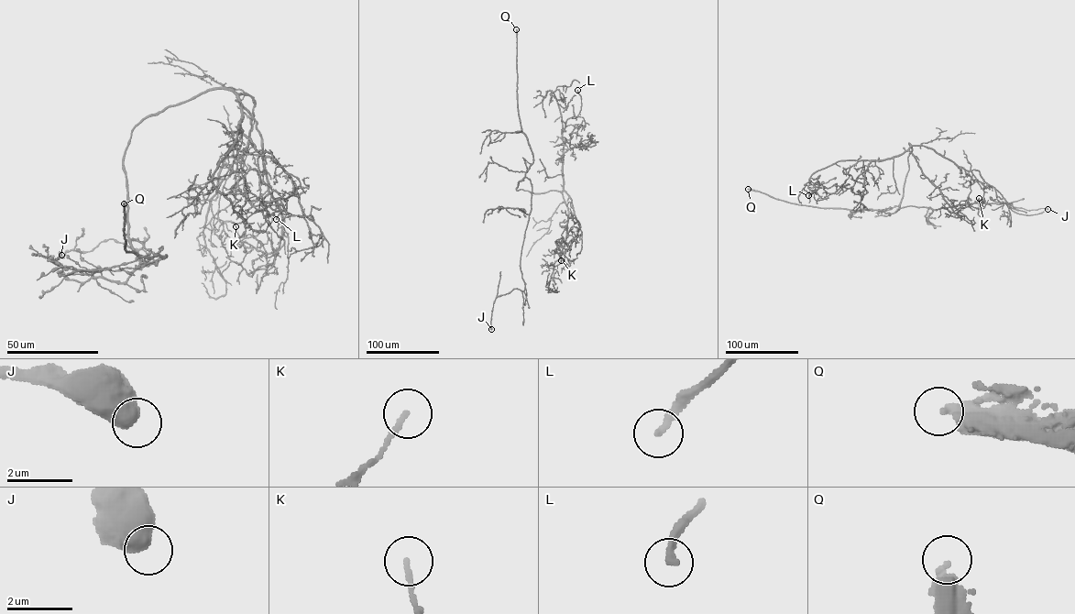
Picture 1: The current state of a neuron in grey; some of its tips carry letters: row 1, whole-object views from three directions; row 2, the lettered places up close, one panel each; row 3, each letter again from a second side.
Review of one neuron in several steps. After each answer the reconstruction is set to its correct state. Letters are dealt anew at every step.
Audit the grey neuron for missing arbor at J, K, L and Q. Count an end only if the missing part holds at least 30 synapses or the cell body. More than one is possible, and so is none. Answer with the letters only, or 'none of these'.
Q

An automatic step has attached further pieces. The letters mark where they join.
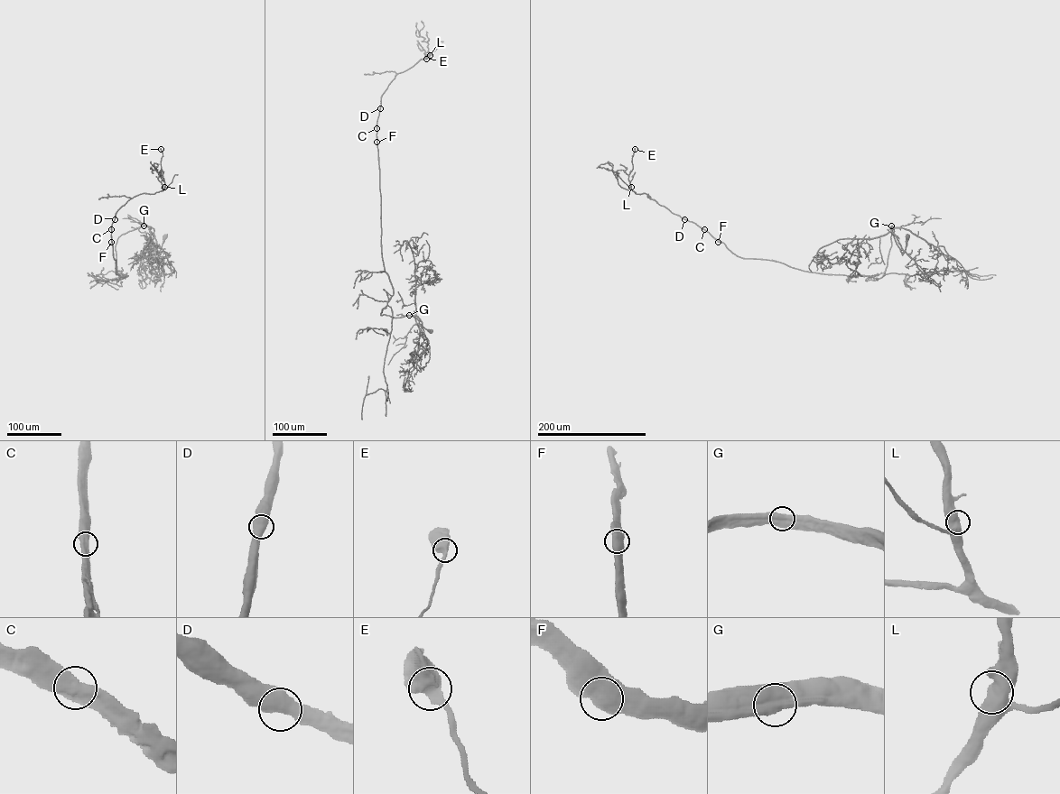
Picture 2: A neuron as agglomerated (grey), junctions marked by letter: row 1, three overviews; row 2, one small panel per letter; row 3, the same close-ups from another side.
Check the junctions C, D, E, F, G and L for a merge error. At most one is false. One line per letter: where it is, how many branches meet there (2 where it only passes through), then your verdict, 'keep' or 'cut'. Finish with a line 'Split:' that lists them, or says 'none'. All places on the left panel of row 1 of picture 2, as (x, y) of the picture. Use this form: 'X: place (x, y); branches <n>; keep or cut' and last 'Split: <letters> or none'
C: place (111, 229); branches 2; keep
D: place (115, 219); branches 2; keep
E: place (161, 149); branches 2; keep
F: place (111, 242); branches 2; keep
G: place (144, 226); branches 2; keep
L: place (164, 187); branches 2; keep
Split: none

